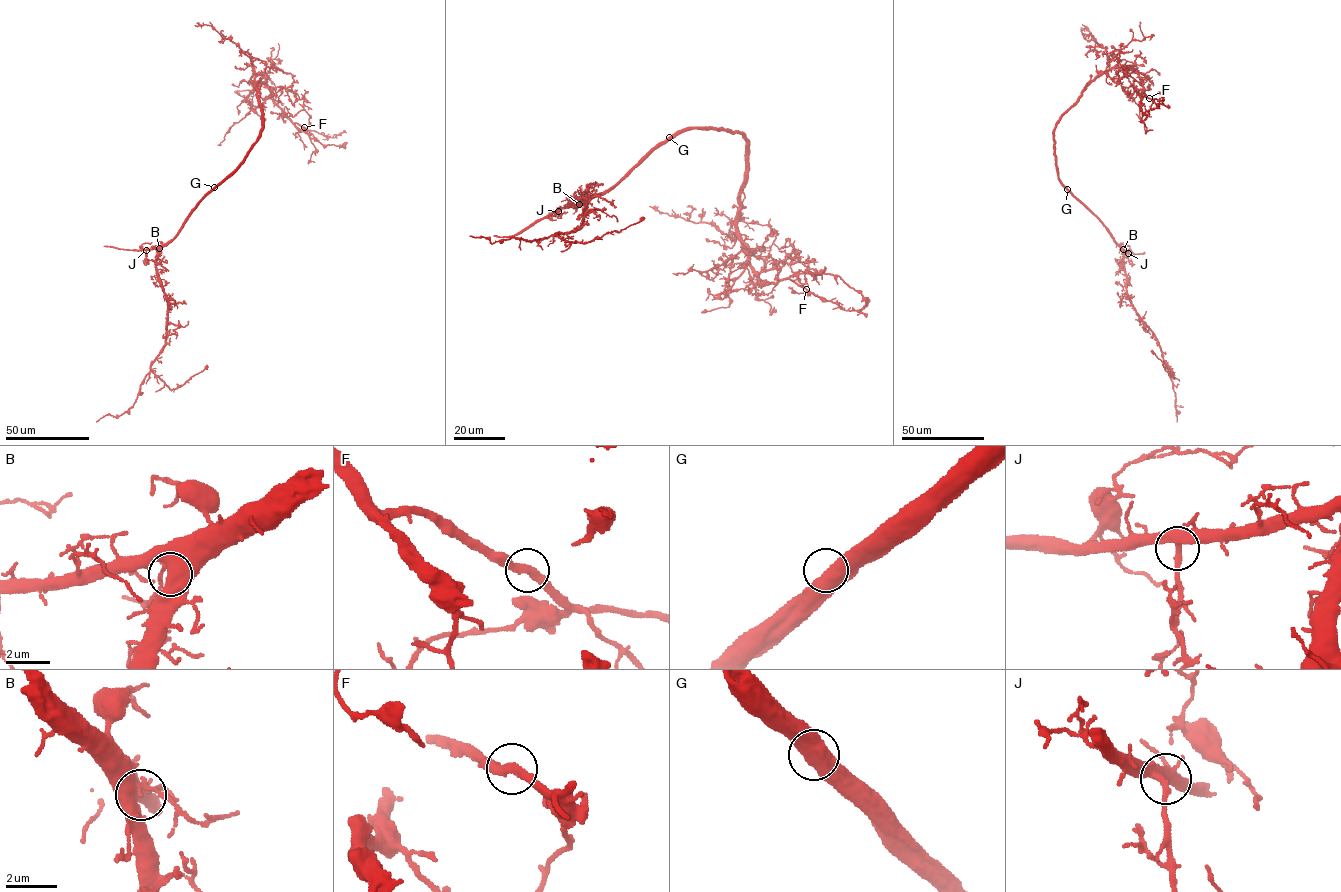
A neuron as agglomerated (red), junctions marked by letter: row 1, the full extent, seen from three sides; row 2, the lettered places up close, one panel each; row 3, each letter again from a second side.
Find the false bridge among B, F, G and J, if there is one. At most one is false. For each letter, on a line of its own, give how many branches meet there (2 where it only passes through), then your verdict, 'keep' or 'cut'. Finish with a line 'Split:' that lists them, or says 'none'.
B: branches 2; keep
F: branches 2; keep
G: branches 2; keep
J: branches 3; keep
Split: none

